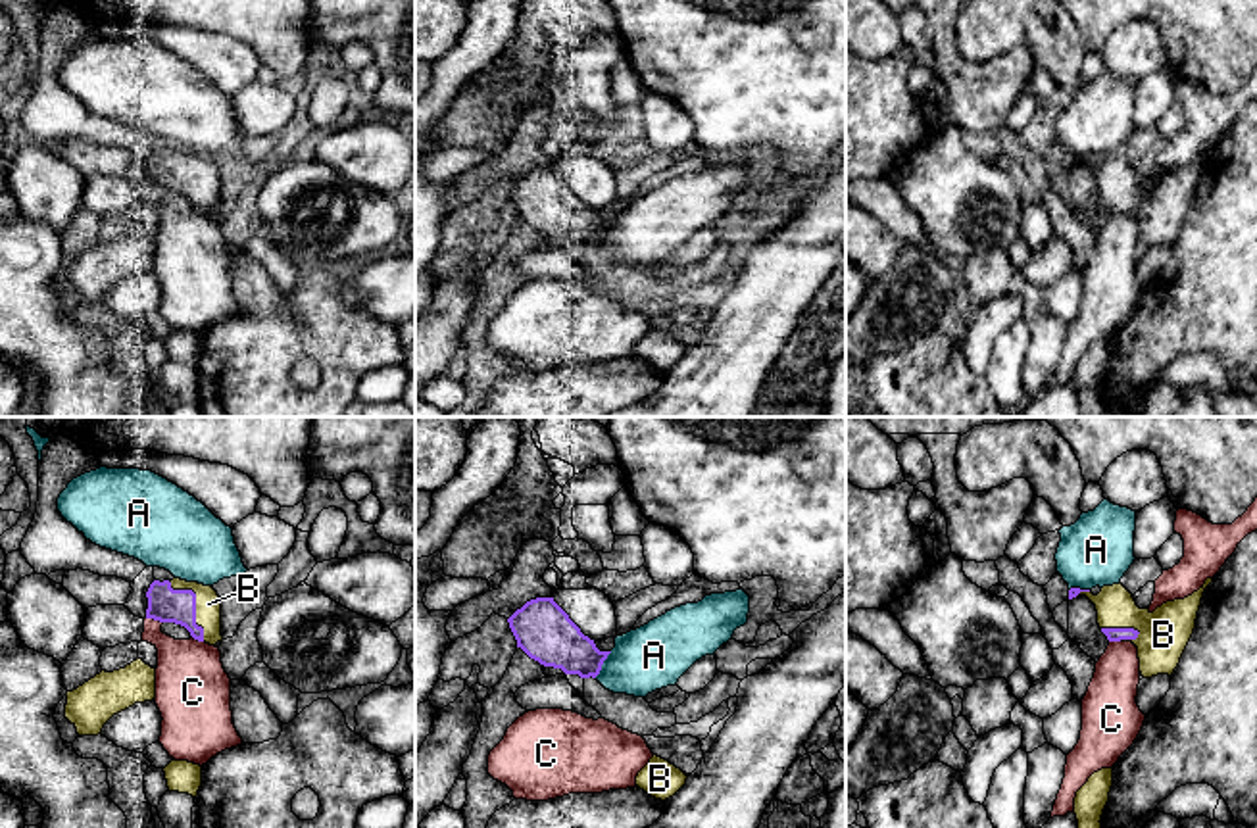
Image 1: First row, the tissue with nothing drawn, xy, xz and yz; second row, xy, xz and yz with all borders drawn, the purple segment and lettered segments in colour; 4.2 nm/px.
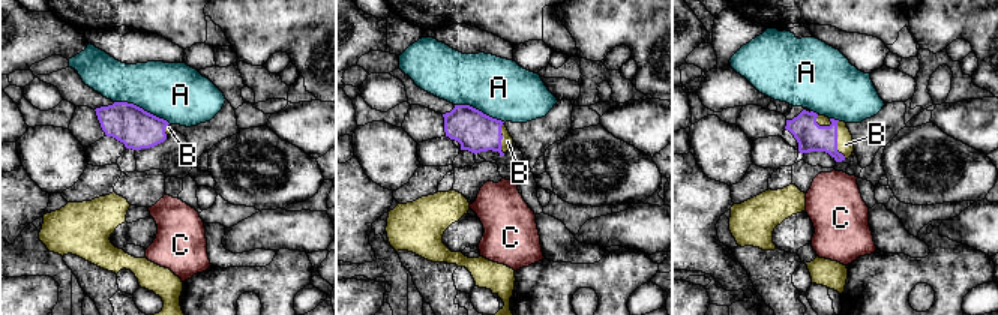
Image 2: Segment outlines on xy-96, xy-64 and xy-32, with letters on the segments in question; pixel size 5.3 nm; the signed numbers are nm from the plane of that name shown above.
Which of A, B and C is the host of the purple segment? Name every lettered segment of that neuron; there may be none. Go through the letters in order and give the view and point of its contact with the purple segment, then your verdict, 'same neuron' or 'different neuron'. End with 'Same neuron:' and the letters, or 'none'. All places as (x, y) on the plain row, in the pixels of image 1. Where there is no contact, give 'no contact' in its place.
A: contact xz (602, 233); different neuron
B: contact xy (195, 173); same neuron
C: contact xy (154, 189); different neuron
Same neuron: B

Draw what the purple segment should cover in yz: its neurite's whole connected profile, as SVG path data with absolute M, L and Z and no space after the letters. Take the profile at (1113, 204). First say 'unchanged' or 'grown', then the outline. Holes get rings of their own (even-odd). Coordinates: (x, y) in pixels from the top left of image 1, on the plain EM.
grown | M1207 148L1205 154L1184 169L1167 171L1153 183L1149 179L1140 179L1132 163L1119 152L1113 156L1103 156L1097 165L1090 159L1071 158L1069 169L1076 165L1086 165L1097 181L1097 194L1109 211L1132 211L1138 217L1140 242L1144 248L1157 244L1172 244L1180 232L1180 227L1194 204L1197 181L1205 158L1213 152Z

